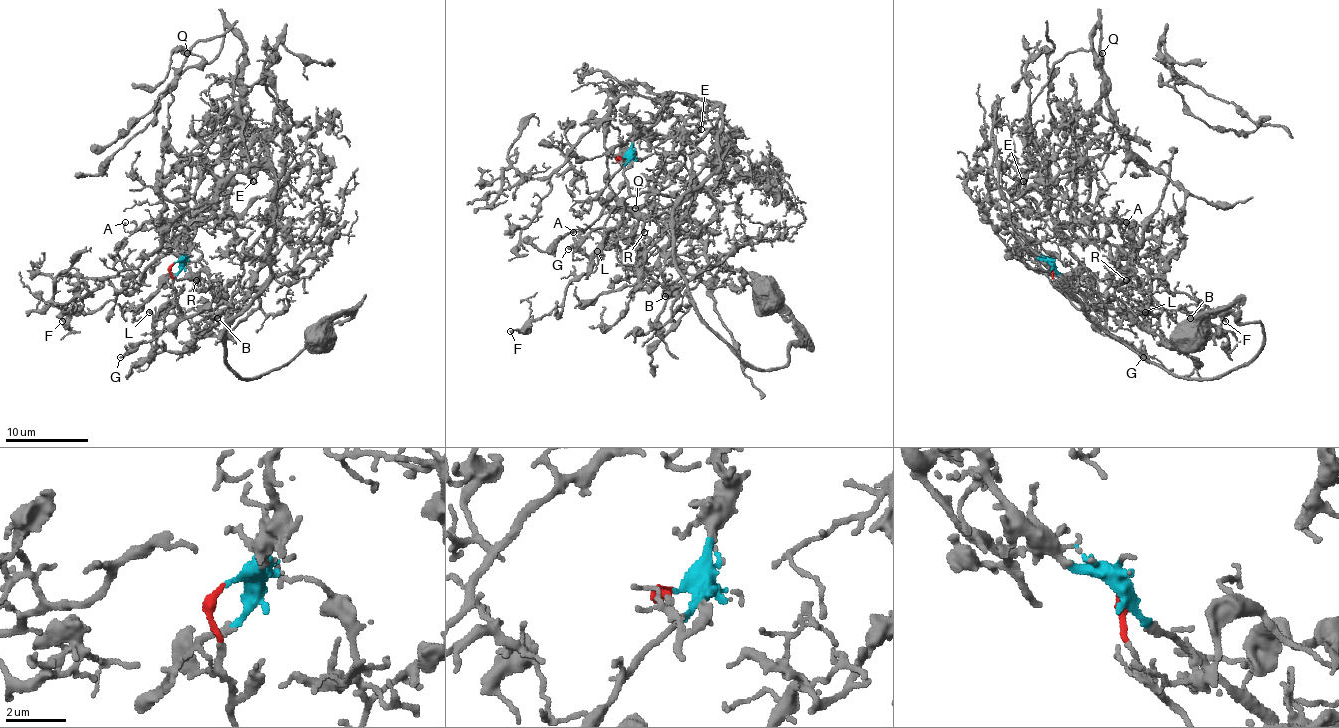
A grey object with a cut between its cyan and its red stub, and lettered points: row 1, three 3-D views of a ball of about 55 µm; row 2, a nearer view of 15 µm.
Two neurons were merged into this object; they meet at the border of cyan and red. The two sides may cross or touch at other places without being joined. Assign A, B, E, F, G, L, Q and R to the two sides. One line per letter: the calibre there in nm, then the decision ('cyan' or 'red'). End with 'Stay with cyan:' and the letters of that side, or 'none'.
A: 120 nm thick; cyan
B: 150 nm thick; cyan
E: 130 nm thick; cyan
F: 190 nm thick; cyan
G: 240 nm thick; red
L: 90 nm thick; red
Q: 170 nm thick; red
R: 220 nm thick; red
Stay with cyan: A, B, E, F

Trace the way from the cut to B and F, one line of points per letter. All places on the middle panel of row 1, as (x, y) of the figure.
B: (621, 156), (634, 121), (663, 110), (729, 164), (700, 235), (706, 266), (671, 318), (681, 301), (665, 297)
F: (621, 156), (634, 121), (650, 121), (667, 94), (723, 104), (648, 181), (648, 197), (563, 301), (510, 330)

